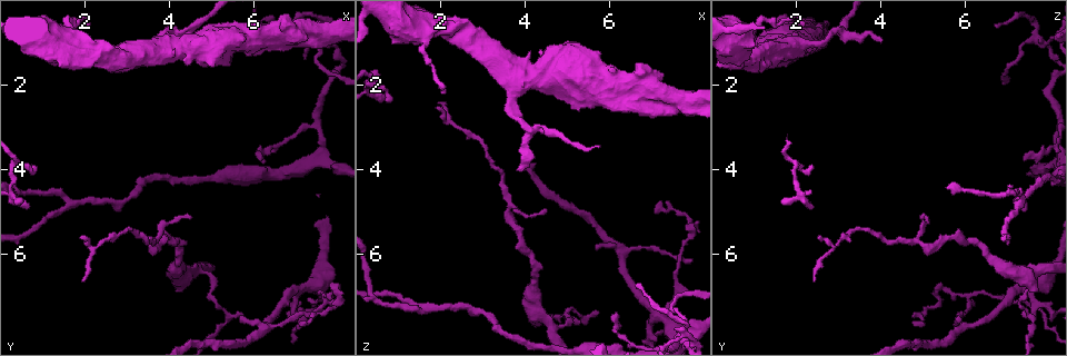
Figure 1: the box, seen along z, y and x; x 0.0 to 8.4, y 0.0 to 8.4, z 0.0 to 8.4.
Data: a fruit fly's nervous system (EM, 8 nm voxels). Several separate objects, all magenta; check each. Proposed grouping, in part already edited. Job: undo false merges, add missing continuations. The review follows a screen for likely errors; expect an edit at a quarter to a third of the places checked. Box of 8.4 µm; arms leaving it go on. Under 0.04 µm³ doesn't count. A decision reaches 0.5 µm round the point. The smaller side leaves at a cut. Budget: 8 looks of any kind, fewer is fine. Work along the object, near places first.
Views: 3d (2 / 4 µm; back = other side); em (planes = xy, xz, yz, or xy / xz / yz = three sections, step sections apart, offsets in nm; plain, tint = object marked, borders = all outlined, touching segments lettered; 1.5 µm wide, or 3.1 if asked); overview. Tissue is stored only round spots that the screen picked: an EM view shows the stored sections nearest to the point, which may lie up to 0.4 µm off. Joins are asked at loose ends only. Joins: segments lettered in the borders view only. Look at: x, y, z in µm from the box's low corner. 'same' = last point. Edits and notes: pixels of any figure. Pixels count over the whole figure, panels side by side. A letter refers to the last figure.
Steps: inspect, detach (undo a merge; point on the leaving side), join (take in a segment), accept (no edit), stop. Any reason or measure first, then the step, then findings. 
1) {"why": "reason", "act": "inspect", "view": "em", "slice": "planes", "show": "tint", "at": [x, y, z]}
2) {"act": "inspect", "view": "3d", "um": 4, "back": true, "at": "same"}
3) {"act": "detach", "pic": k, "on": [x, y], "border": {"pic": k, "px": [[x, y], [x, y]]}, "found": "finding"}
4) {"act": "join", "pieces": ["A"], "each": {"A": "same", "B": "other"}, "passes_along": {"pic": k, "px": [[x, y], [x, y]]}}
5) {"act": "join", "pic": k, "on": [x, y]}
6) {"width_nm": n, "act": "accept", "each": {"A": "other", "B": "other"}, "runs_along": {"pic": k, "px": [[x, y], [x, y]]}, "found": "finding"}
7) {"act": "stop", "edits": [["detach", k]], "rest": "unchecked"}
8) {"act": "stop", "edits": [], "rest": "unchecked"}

{"act": "inspect", "view": "3d", "um": 4, "back": true, "at": [7.75, 1.00, 7.80]}

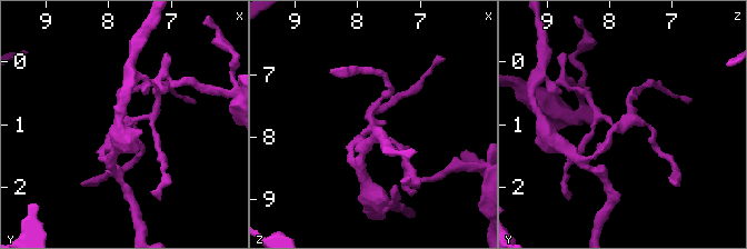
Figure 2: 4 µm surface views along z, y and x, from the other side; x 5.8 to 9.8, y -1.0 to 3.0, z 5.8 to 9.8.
{"act": "inspect", "view": "em", "slice": "planes", "show": "borders", "at": [7.80, 1.00, 7.80]}

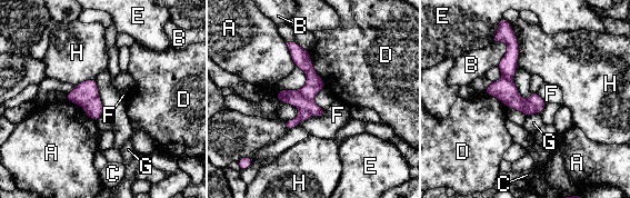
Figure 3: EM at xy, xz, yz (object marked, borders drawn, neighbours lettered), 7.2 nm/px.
{"act": "detach", "pic": 3, "on": [88, 90], "each": {"A": "other", "B": "other", "C": "other", "D": "other", "E": "other", "F": "other", "G": "other", "H": "other"}, "part_leaving": {"pic": 3, "px": [[280, 95], [293, 97], [322, 112]]}, "found": "two neurons meet here"}

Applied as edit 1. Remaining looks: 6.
{"act": "inspect", "view": "overview"}

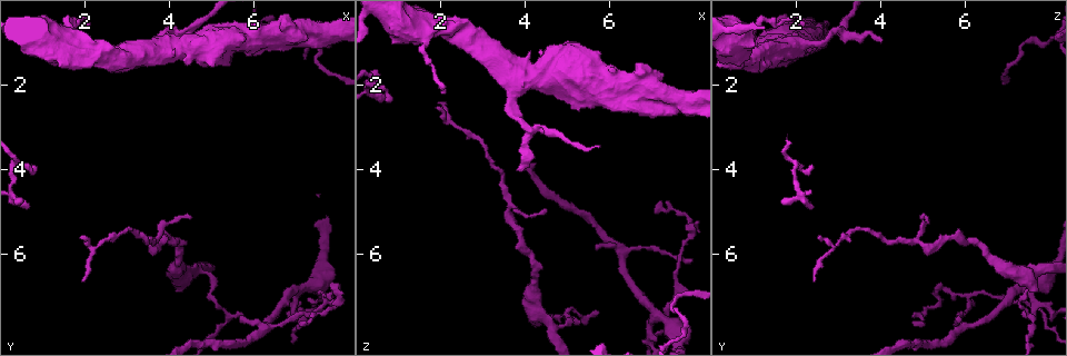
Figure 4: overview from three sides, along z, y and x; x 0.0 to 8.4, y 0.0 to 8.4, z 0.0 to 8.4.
{"why": "free end", "act": "inspect", "view": "em", "slice": "planes", "show": "borders", "at": [3.80, 1.00, 3.95]}

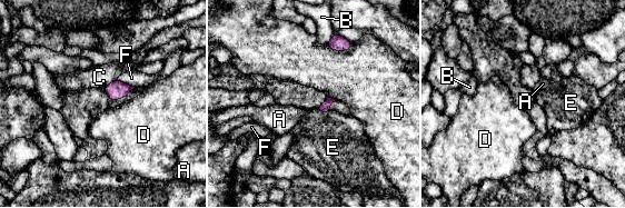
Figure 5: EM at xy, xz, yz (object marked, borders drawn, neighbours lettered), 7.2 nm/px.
{"act": "join", "pieces": ["E"], "each": {"A": "other", "B": "other", "C": "other", "D": "other", "E": "same", "F": "other"}, "passes_along": {"pic": 5, "px": [[325, 107], [323, 111], [327, 145]]}, "found": "it goes on there"}

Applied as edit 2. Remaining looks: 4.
{"act": "inspect", "view": "3d", "um": 4, "at": [2.00, 0.55, 2.15]}

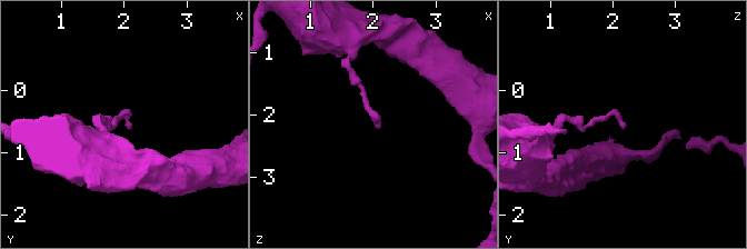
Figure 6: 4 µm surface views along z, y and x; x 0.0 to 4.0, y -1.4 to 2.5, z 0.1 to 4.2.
{"why": "need the tissue", "act": "inspect", "view": "em", "slice": "planes", "show": "tint", "at": [2.00, 0.60, 2.15]}

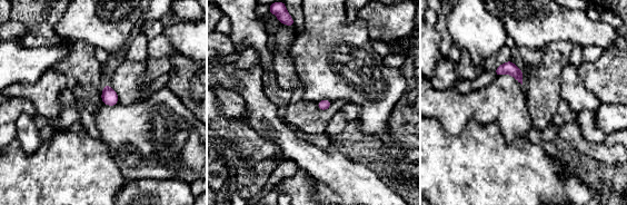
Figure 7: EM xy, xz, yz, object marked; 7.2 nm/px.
{"why": "what lies round it", "act": "inspect", "view": "em", "slice": "planes", "show": "borders", "at": "same"}

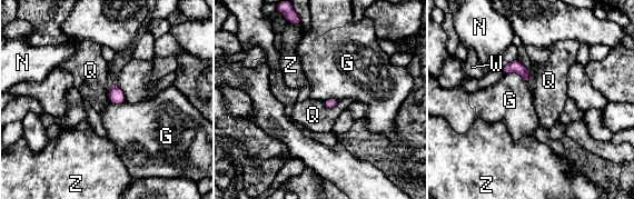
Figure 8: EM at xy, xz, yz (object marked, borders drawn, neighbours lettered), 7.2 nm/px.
{"act": "accept", "each": {"G": "other", "N": "other", "Q": "other", "W": "other", "Z": "other"}, "border": {"pic": 8, "px": [[112, 81], [108, 99]]}, "found": "no lettered segment goes on from it"}

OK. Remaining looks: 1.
{"act": "stop", "edits": [["detach", 3], ["join", 5]], "rest": "unchecked"}

